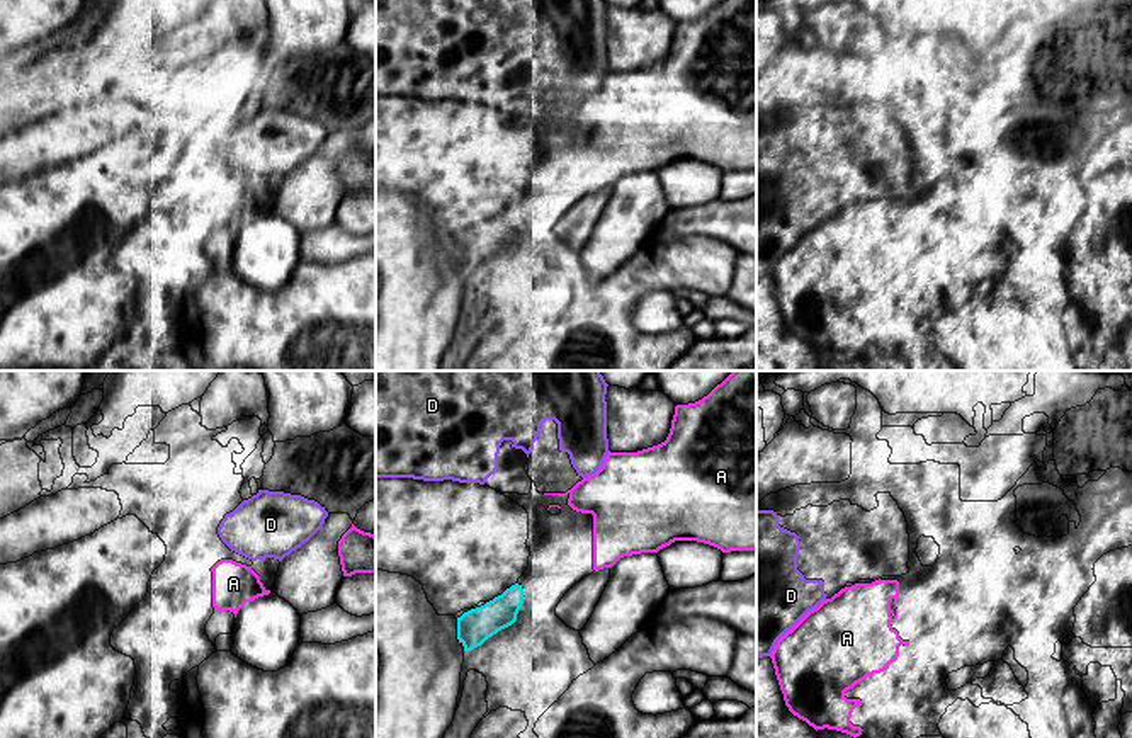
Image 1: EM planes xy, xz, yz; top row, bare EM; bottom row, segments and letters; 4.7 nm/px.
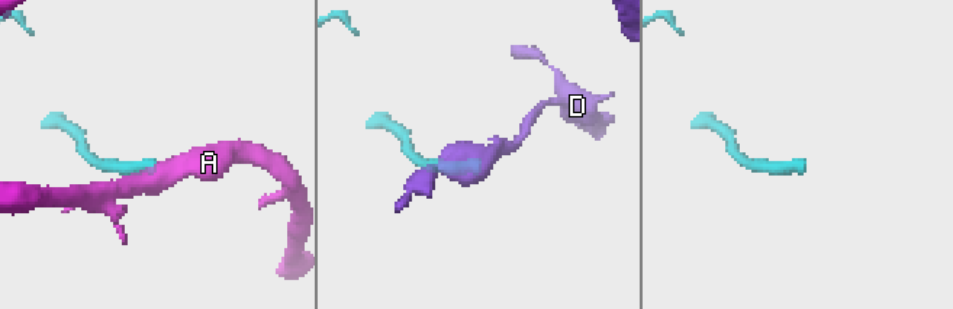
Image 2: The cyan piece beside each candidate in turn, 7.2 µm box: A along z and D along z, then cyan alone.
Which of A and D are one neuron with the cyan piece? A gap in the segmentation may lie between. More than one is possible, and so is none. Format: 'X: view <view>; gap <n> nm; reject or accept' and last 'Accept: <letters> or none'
A: view xz; gap 340 nm; accept
D: view xz; gap 500 nm; reject
Accept: A

